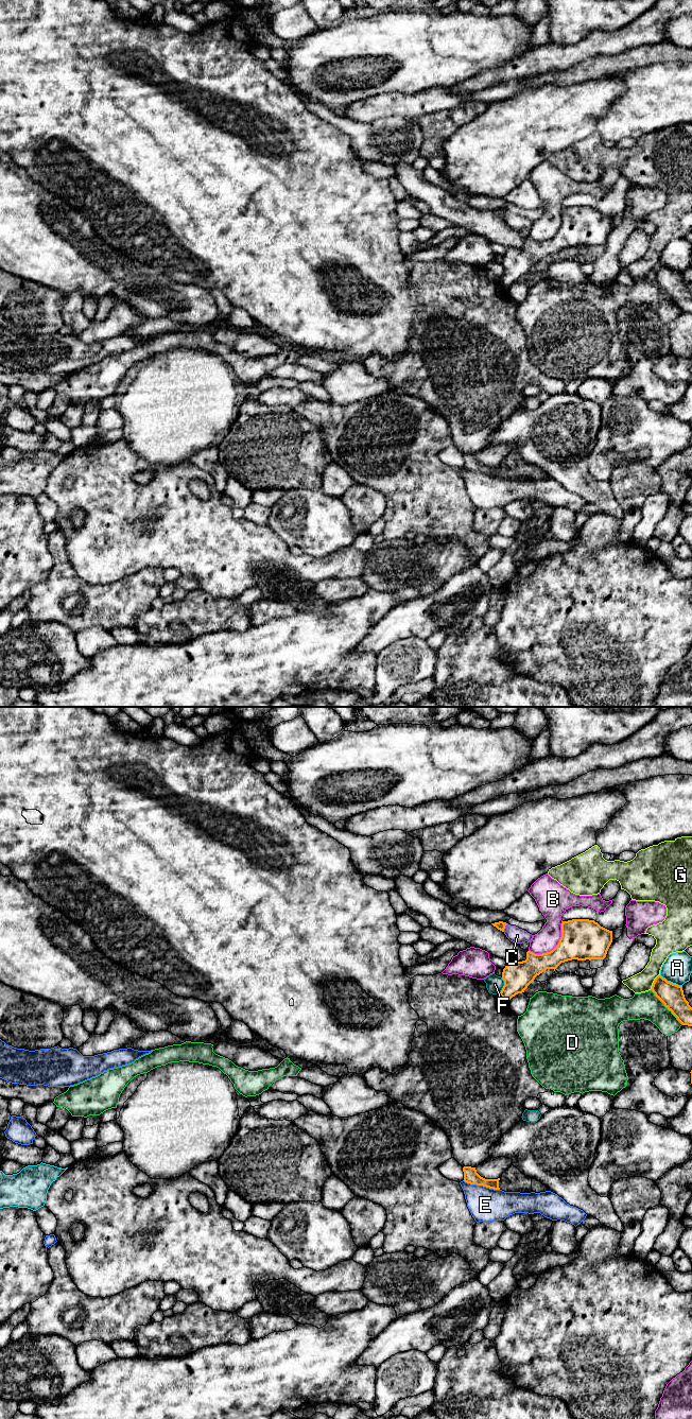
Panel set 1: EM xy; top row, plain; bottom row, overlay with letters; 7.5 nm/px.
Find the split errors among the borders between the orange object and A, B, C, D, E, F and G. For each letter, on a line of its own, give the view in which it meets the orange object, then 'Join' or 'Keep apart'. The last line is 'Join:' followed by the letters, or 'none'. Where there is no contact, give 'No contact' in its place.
A: Touches orange in xy. Keep apart
B: Touches orange in xy. Keep apart
C: Touches orange in xy. Keep apart
D: Touches orange in xy. Keep apart
E: Touches orange in xy. Keep apart
F: Touches orange in xy. Keep apart
G: Touches orange in xy. Keep apart
Join: none

